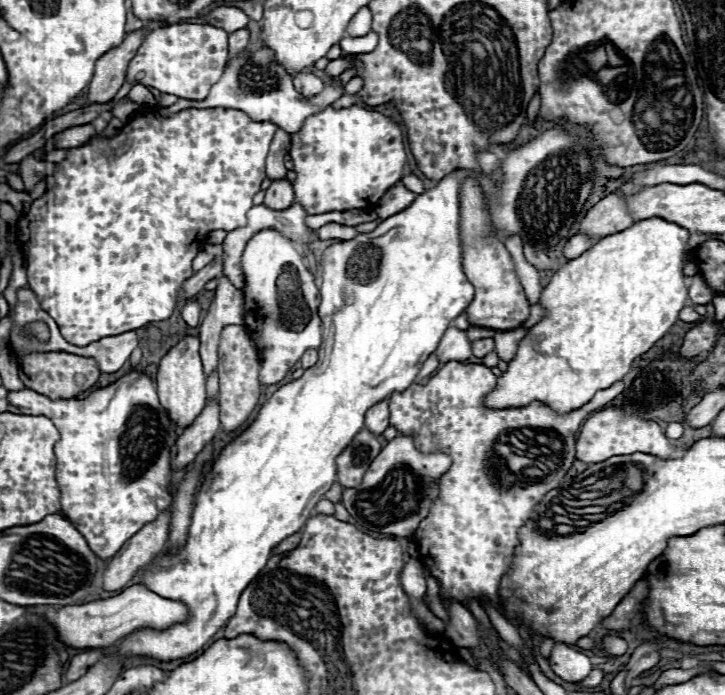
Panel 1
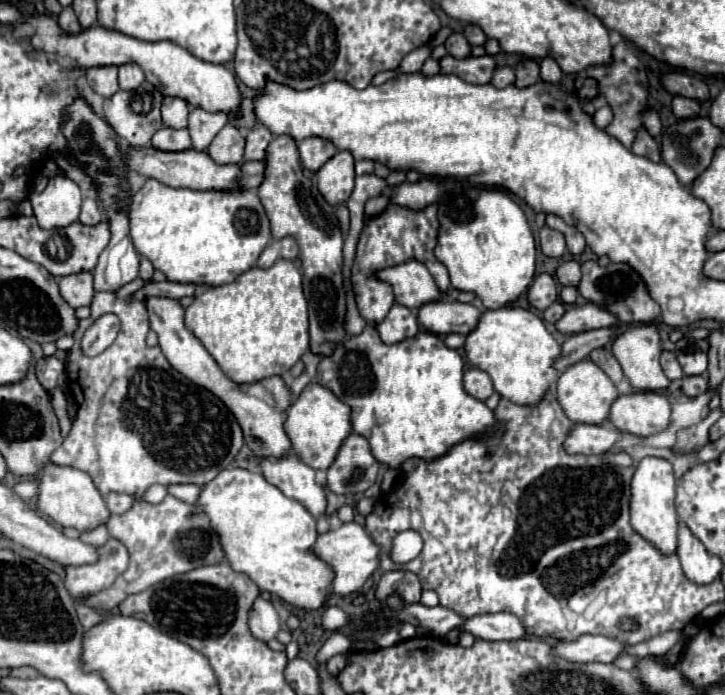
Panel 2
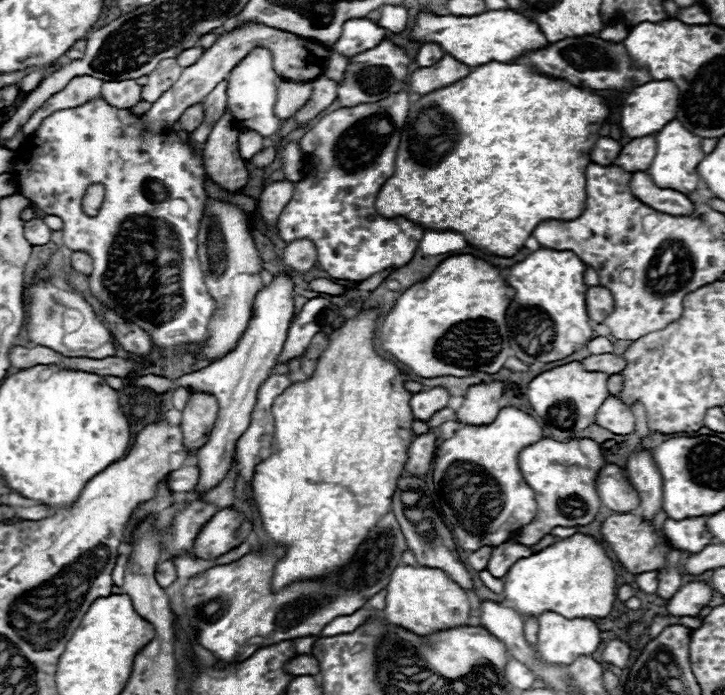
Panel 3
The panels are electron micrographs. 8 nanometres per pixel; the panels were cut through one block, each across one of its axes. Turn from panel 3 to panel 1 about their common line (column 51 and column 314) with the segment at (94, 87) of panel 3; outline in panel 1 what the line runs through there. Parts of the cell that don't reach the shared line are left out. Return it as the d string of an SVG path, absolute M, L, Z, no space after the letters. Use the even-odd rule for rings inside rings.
M260 48L256 52L242 52L238 58L232 58L230 64L226 66L222 78L212 86L210 94L202 102L190 102L190 100L180 98L176 104L172 104L168 108L156 106L154 114L172 116L172 114L186 110L186 108L218 108L220 106L220 108L242 110L256 122L272 122L278 128L294 134L302 128L306 116L312 116L312 114L326 110L342 94L344 94L344 84L328 78L326 88L318 96L304 98L300 92L296 92L296 88L292 84L292 76L288 76L288 72L274 62L272 50Z

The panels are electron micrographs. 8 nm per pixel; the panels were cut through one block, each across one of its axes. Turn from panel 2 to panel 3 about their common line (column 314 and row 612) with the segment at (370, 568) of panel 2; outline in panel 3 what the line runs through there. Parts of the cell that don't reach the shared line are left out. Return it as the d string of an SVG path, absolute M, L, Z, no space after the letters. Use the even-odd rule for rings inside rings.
M556 612L538 618L538 654L548 664L572 664L578 656L590 656L600 646L600 630L590 618L568 620Z

